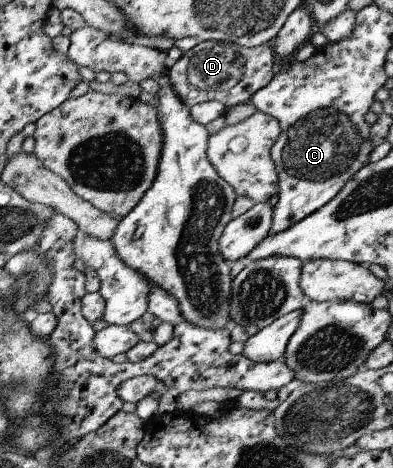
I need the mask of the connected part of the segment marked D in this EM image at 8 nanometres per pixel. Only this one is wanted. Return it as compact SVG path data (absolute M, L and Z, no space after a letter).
M199 41L169 66L168 85L189 110L194 104L219 101L225 108L245 103L249 97L263 88L271 79L273 52L267 44L245 48L230 42Z

